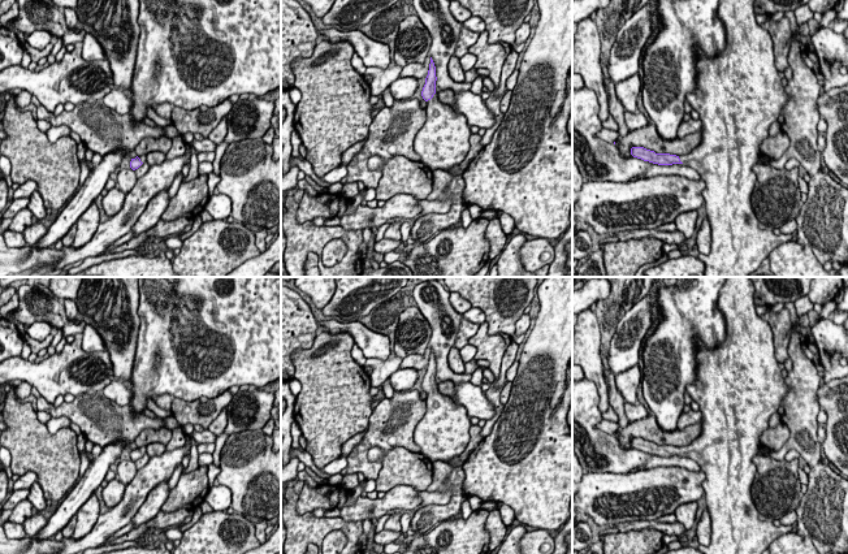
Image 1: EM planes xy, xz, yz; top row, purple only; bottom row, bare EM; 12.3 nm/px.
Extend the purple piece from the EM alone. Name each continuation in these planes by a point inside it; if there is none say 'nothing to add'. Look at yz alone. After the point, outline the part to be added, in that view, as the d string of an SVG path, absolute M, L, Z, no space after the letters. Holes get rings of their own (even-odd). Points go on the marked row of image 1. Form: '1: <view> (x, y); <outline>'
1: yz (739, 94); M754 0L719 1L718 17L726 29L726 47L718 56L702 55L696 59L697 87L685 96L702 122L700 146L688 155L679 156L679 159L684 165L696 169L706 183L702 196L711 229L711 248L709 255L698 254L698 259L705 265L705 277L748 277L758 269L774 248L792 241L795 235L776 235L771 229L760 229L760 221L752 209L750 198L757 179L752 168L758 161L762 140L769 137L769 127L778 121L782 108L789 100L775 66L771 36L757 23L756 16Z

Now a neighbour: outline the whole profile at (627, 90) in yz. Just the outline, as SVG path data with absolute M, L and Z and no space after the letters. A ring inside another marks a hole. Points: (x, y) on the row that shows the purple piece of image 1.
M633 74L627 79L615 83L615 95L623 104L627 112L635 113L637 109L636 99L641 91L641 78L639 74Z

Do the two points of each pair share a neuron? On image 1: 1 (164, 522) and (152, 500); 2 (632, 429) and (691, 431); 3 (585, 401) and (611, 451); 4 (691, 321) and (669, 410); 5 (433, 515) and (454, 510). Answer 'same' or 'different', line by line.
1: different
2: same
3: same
4: same
5: same

